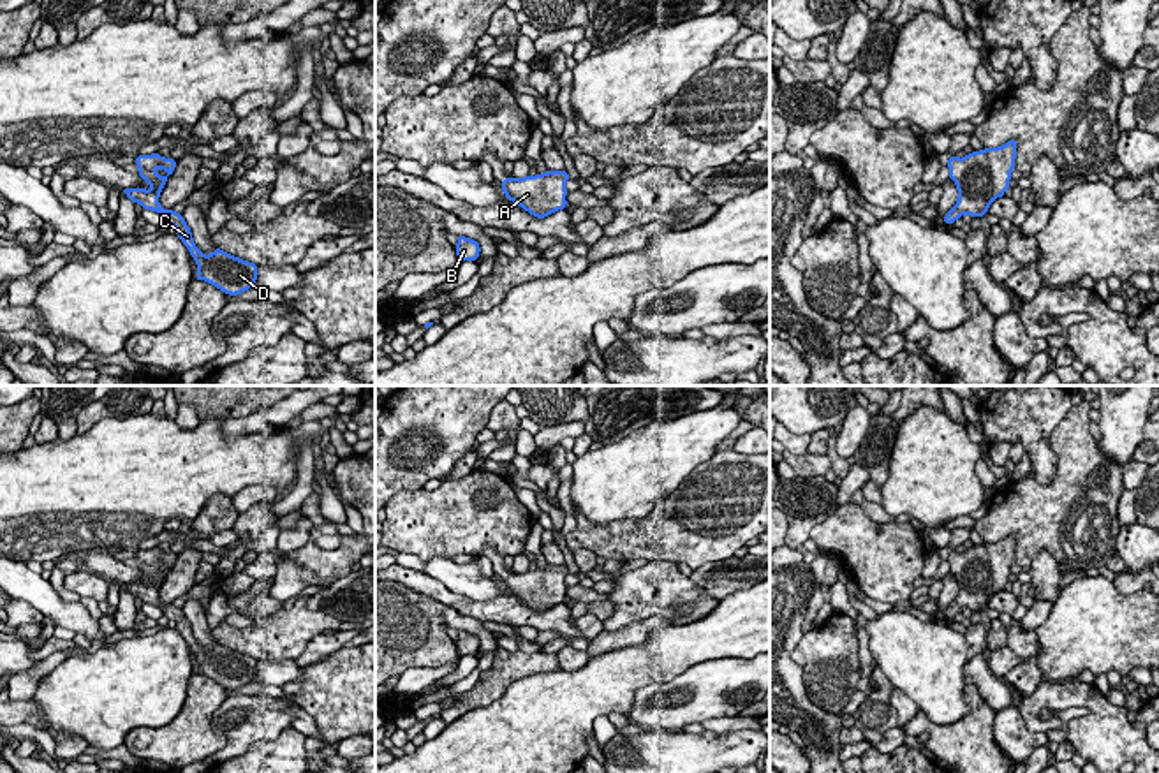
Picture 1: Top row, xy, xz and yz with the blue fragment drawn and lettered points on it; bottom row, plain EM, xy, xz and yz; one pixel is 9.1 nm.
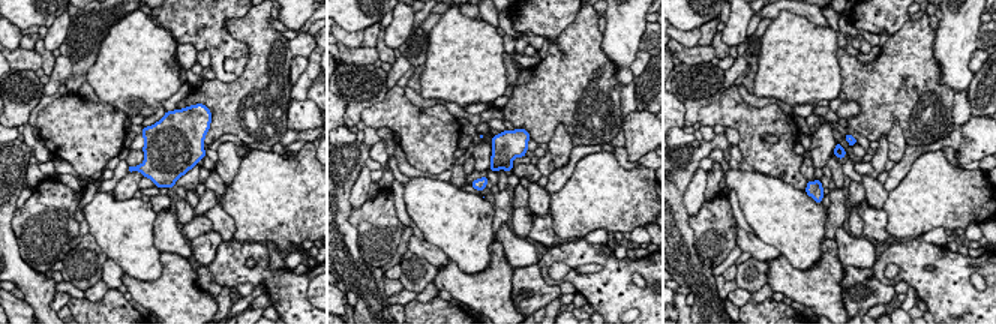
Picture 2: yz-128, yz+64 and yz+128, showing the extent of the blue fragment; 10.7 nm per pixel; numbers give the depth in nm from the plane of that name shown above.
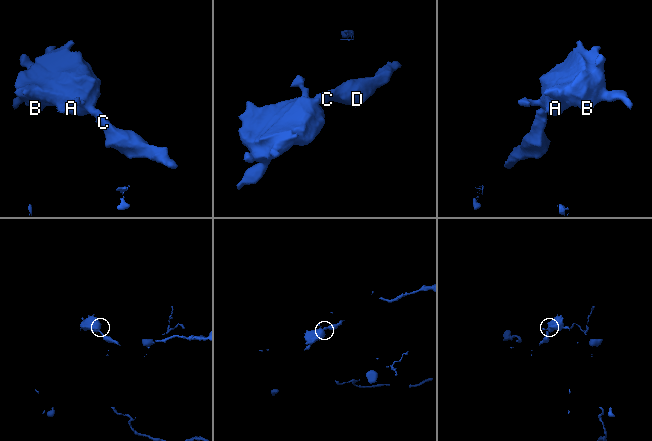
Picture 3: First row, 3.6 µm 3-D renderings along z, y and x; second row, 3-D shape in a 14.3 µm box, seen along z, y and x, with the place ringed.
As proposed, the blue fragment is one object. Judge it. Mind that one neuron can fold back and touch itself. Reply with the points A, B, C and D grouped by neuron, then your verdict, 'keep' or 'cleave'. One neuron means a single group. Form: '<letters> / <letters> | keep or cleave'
A B C D | keep

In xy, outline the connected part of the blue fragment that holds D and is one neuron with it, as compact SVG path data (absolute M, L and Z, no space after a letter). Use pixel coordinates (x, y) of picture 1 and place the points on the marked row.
M159 153L137 155L136 164L139 167L139 176L150 183L153 188L122 188L127 197L136 204L139 202L143 210L151 210L162 215L162 218L176 227L178 238L188 248L190 255L197 264L196 280L204 280L225 294L236 296L250 287L257 280L257 264L234 257L220 248L215 248L213 254L204 255L194 243L190 227L183 220L183 215L174 213L173 210L162 210L159 204L159 195L176 167L174 158L164 158Z

